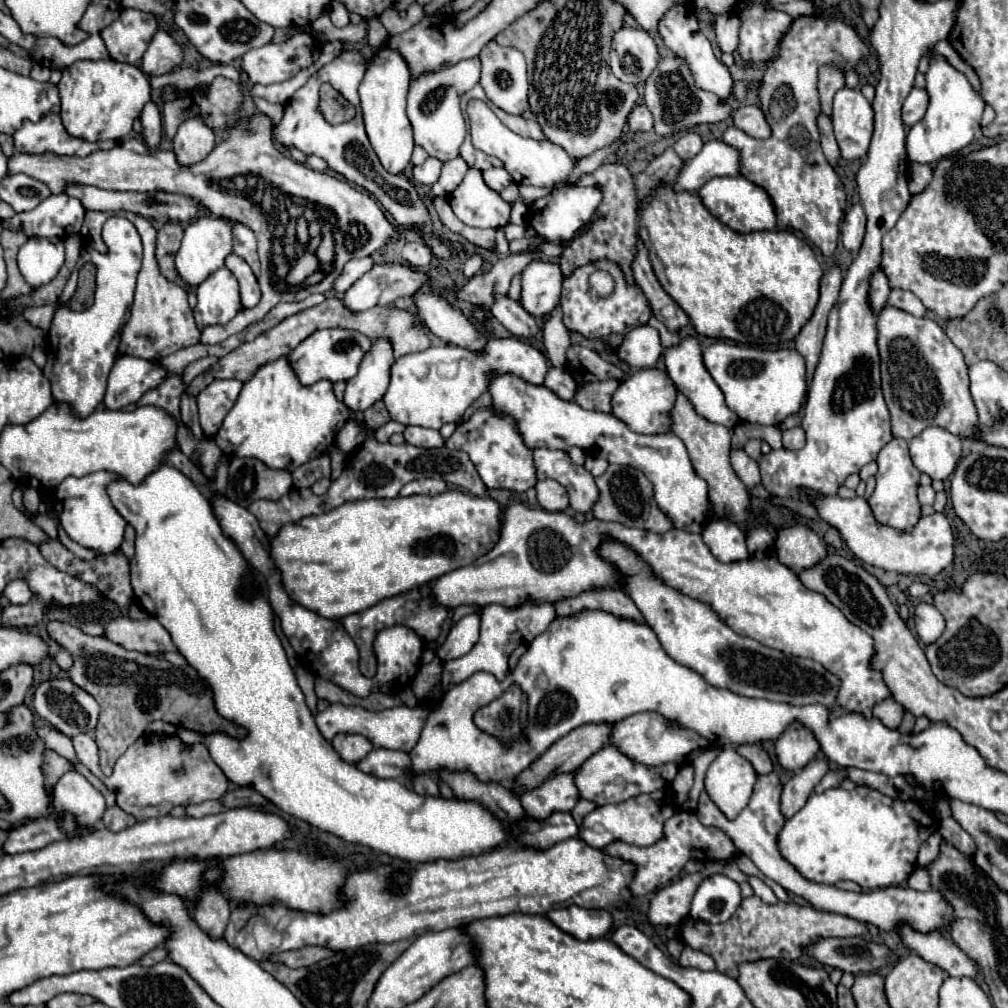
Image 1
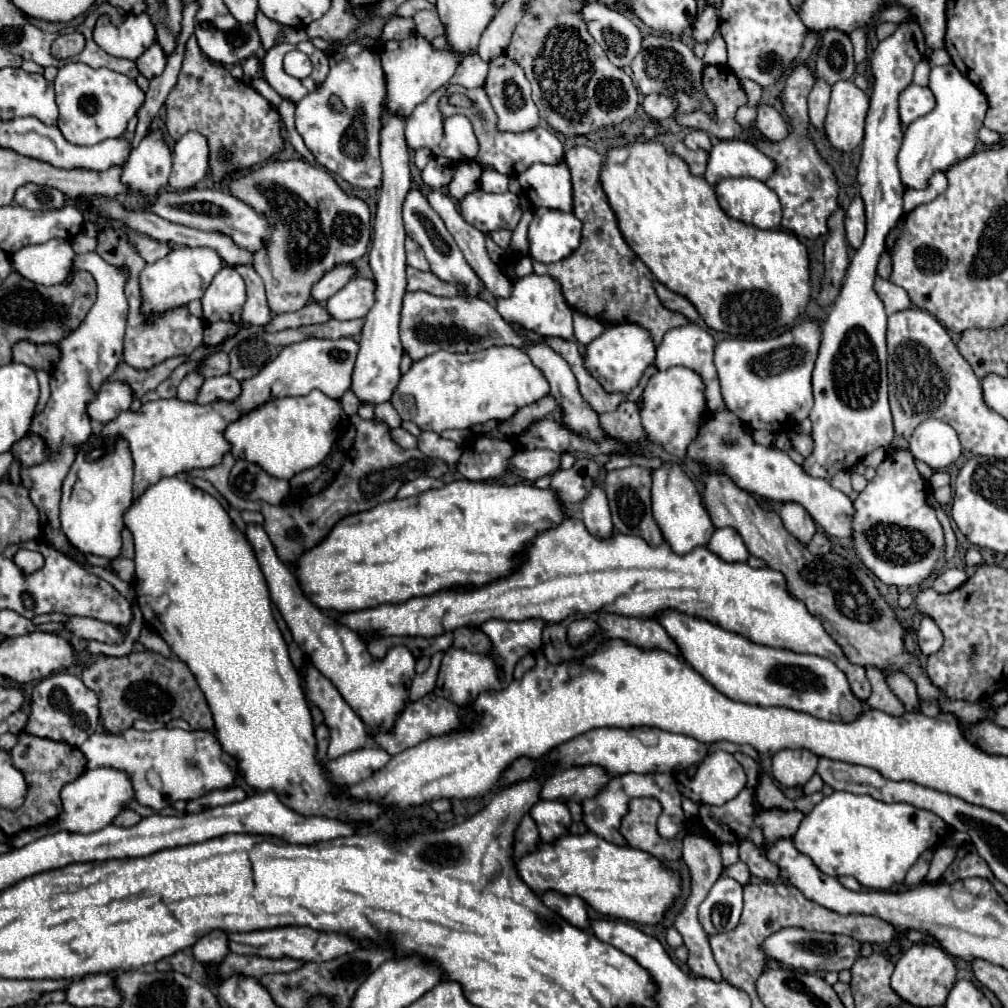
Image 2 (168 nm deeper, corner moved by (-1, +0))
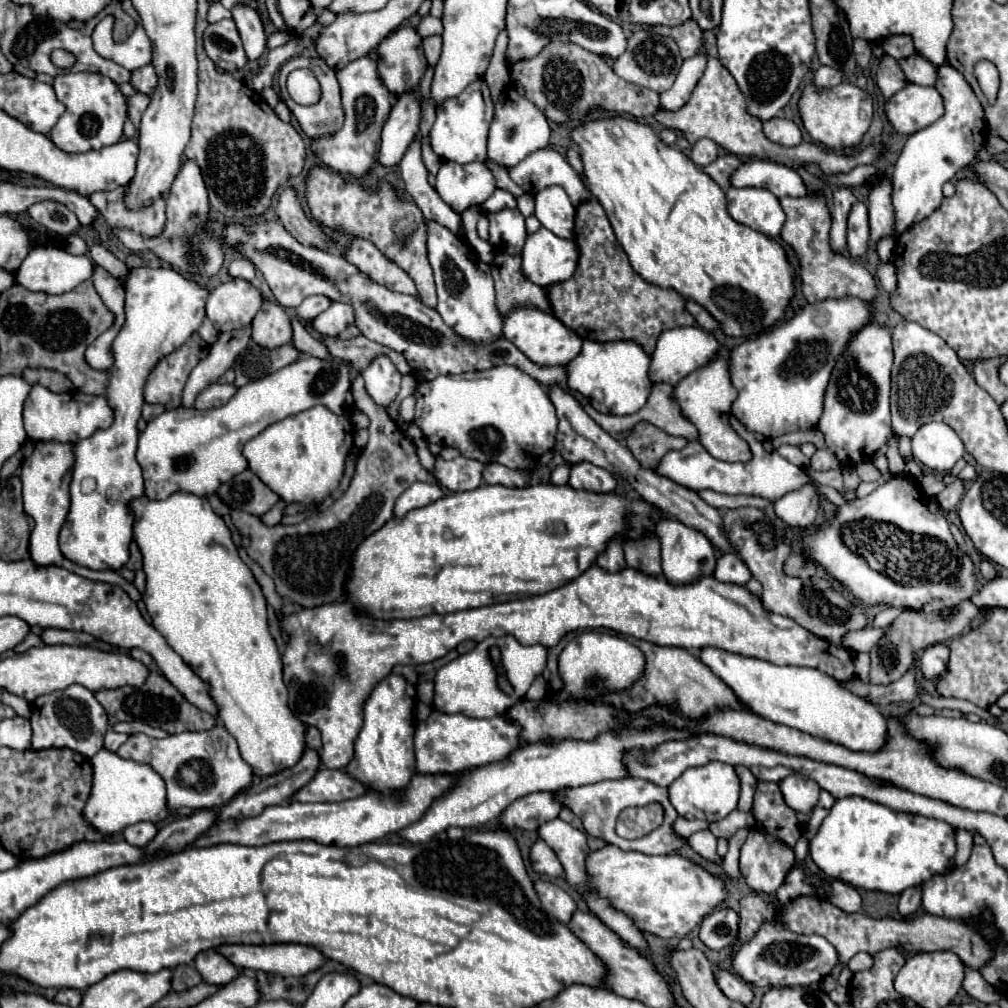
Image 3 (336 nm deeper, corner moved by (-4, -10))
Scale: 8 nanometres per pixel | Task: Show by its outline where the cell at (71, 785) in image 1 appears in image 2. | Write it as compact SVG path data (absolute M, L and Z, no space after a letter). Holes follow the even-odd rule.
M96 767L96 769L88 769L84 771L84 775L80 775L74 783L68 783L62 789L62 813L56 821L36 827L36 829L28 829L22 831L20 835L16 835L14 839L10 839L12 847L24 847L30 841L52 833L52 831L76 831L76 833L88 833L88 831L98 831L100 827L106 827L108 823L112 823L112 819L126 809L126 805L134 799L134 791L132 791L132 781L130 775L126 771L120 769L112 769L112 767Z

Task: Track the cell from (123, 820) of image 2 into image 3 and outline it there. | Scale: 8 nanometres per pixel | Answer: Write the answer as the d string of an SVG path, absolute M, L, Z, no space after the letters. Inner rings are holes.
M135 823L123 829L123 839L131 845L147 845L157 835L155 823Z

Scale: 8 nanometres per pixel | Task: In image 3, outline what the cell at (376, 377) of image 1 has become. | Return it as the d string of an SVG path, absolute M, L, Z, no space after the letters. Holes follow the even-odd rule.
M379 353L369 363L369 367L365 371L361 371L361 377L365 379L365 389L367 389L369 397L377 405L389 407L393 403L393 399L397 397L399 387L401 387L401 373L389 355Z

